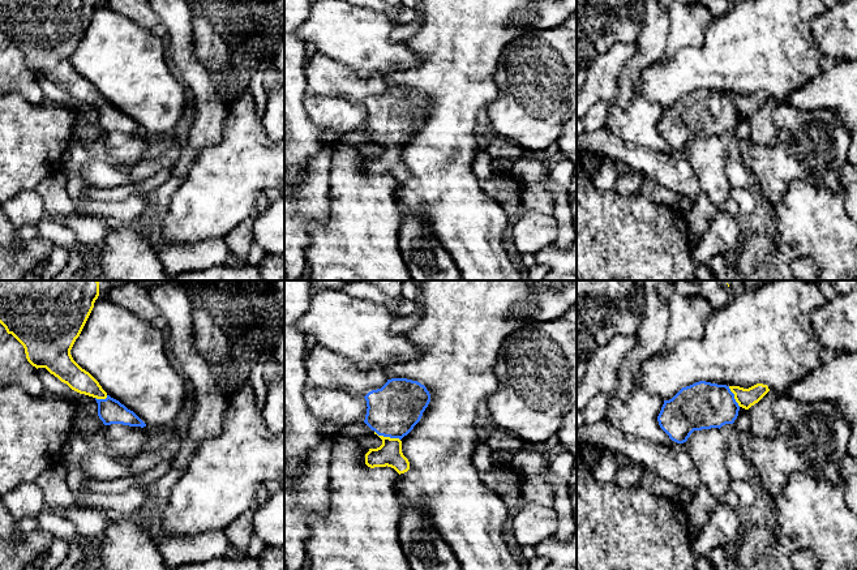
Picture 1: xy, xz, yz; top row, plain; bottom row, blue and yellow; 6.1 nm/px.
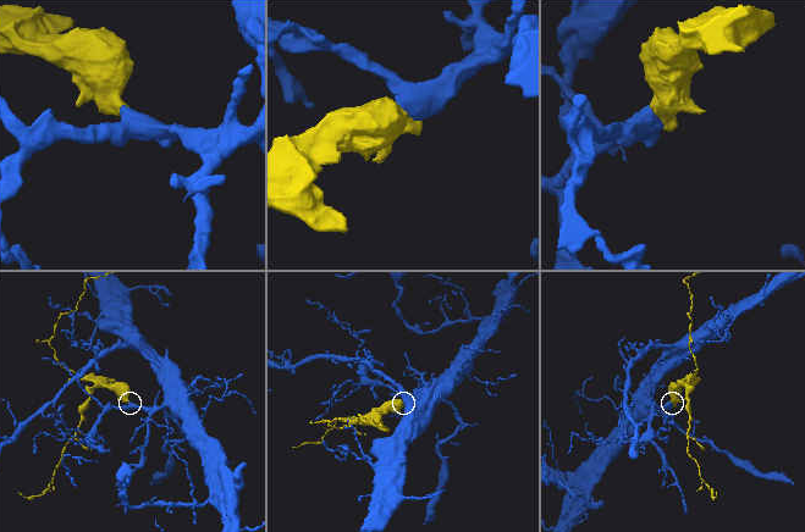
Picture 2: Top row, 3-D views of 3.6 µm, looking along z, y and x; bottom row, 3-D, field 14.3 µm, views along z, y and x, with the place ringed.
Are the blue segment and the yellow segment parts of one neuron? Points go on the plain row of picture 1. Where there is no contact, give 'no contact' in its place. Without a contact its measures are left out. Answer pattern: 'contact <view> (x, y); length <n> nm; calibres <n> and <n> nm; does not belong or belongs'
contact xz (388, 144); length 170 nm; calibres 320 and 150 nm; belongs

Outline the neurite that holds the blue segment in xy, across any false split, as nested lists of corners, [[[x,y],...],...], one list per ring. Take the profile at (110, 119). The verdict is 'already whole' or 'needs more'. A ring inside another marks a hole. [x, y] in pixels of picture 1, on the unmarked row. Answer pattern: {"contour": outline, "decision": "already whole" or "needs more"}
{"contour": [[[0,0],[0,31],[23,53],[33,74],[46,76],[72,98],[93,104],[104,133],[143,136],[146,132],[111,106],[70,63],[98,4],[99,0]]], "decision": "needs more"}

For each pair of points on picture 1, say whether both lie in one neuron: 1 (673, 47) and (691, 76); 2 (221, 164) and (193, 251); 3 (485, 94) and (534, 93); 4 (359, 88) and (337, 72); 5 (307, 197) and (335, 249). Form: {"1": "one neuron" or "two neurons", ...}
{"1": "two neurons", "2": "two neurons", "3": "two neurons", "4": "one neuron", "5": "two neurons"}

